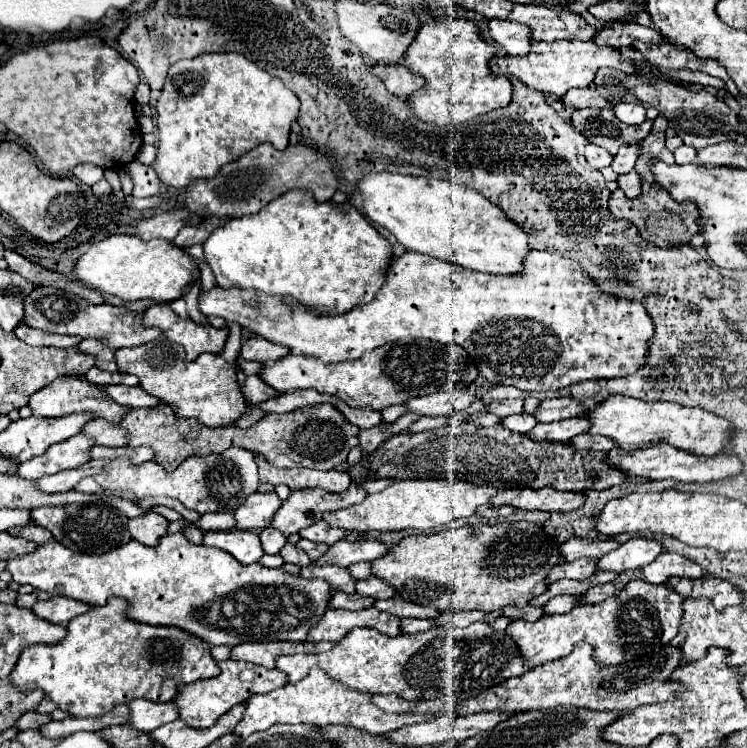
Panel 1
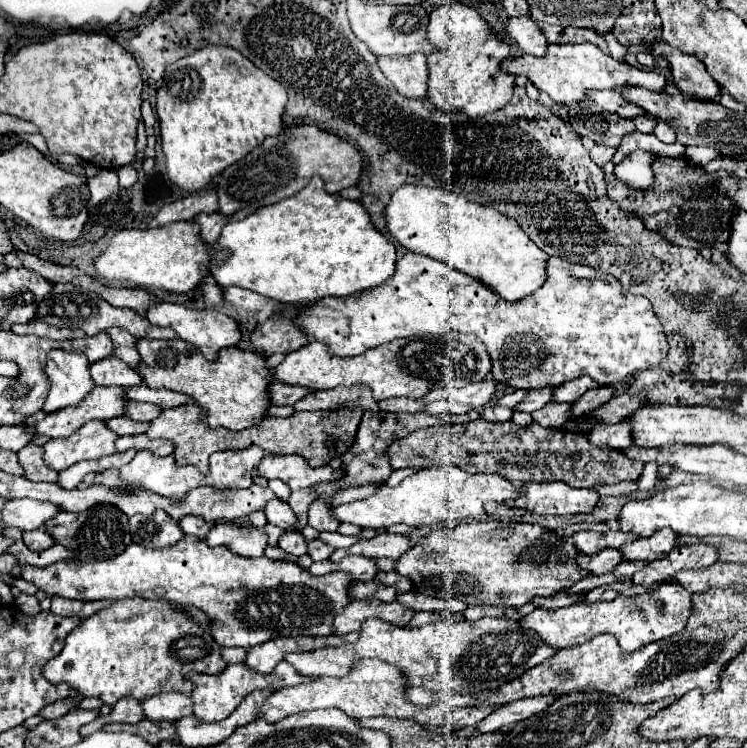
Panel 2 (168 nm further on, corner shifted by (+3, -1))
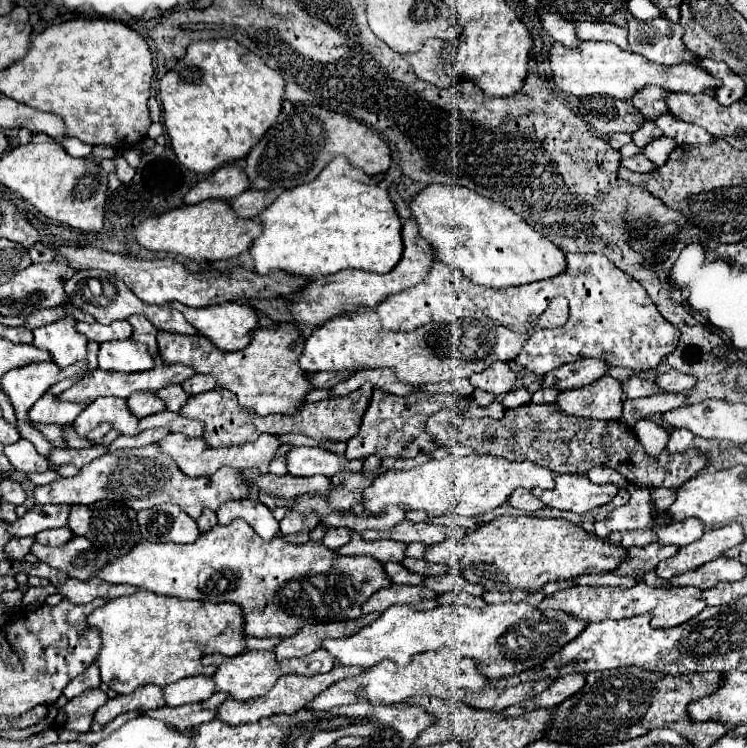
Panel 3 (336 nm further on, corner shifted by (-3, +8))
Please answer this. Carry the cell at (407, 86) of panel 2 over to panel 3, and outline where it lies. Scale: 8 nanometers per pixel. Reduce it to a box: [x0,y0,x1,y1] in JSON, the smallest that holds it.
[402,40,454,88]

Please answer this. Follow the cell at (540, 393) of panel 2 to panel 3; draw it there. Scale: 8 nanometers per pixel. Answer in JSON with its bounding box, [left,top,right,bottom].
[542,358,608,392]

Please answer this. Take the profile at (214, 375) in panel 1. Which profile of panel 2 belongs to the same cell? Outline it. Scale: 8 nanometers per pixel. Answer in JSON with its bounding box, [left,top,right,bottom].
[138,339,272,431]

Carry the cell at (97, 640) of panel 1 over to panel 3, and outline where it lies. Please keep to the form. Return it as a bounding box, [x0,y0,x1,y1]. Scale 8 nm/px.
[86,590,246,694]

